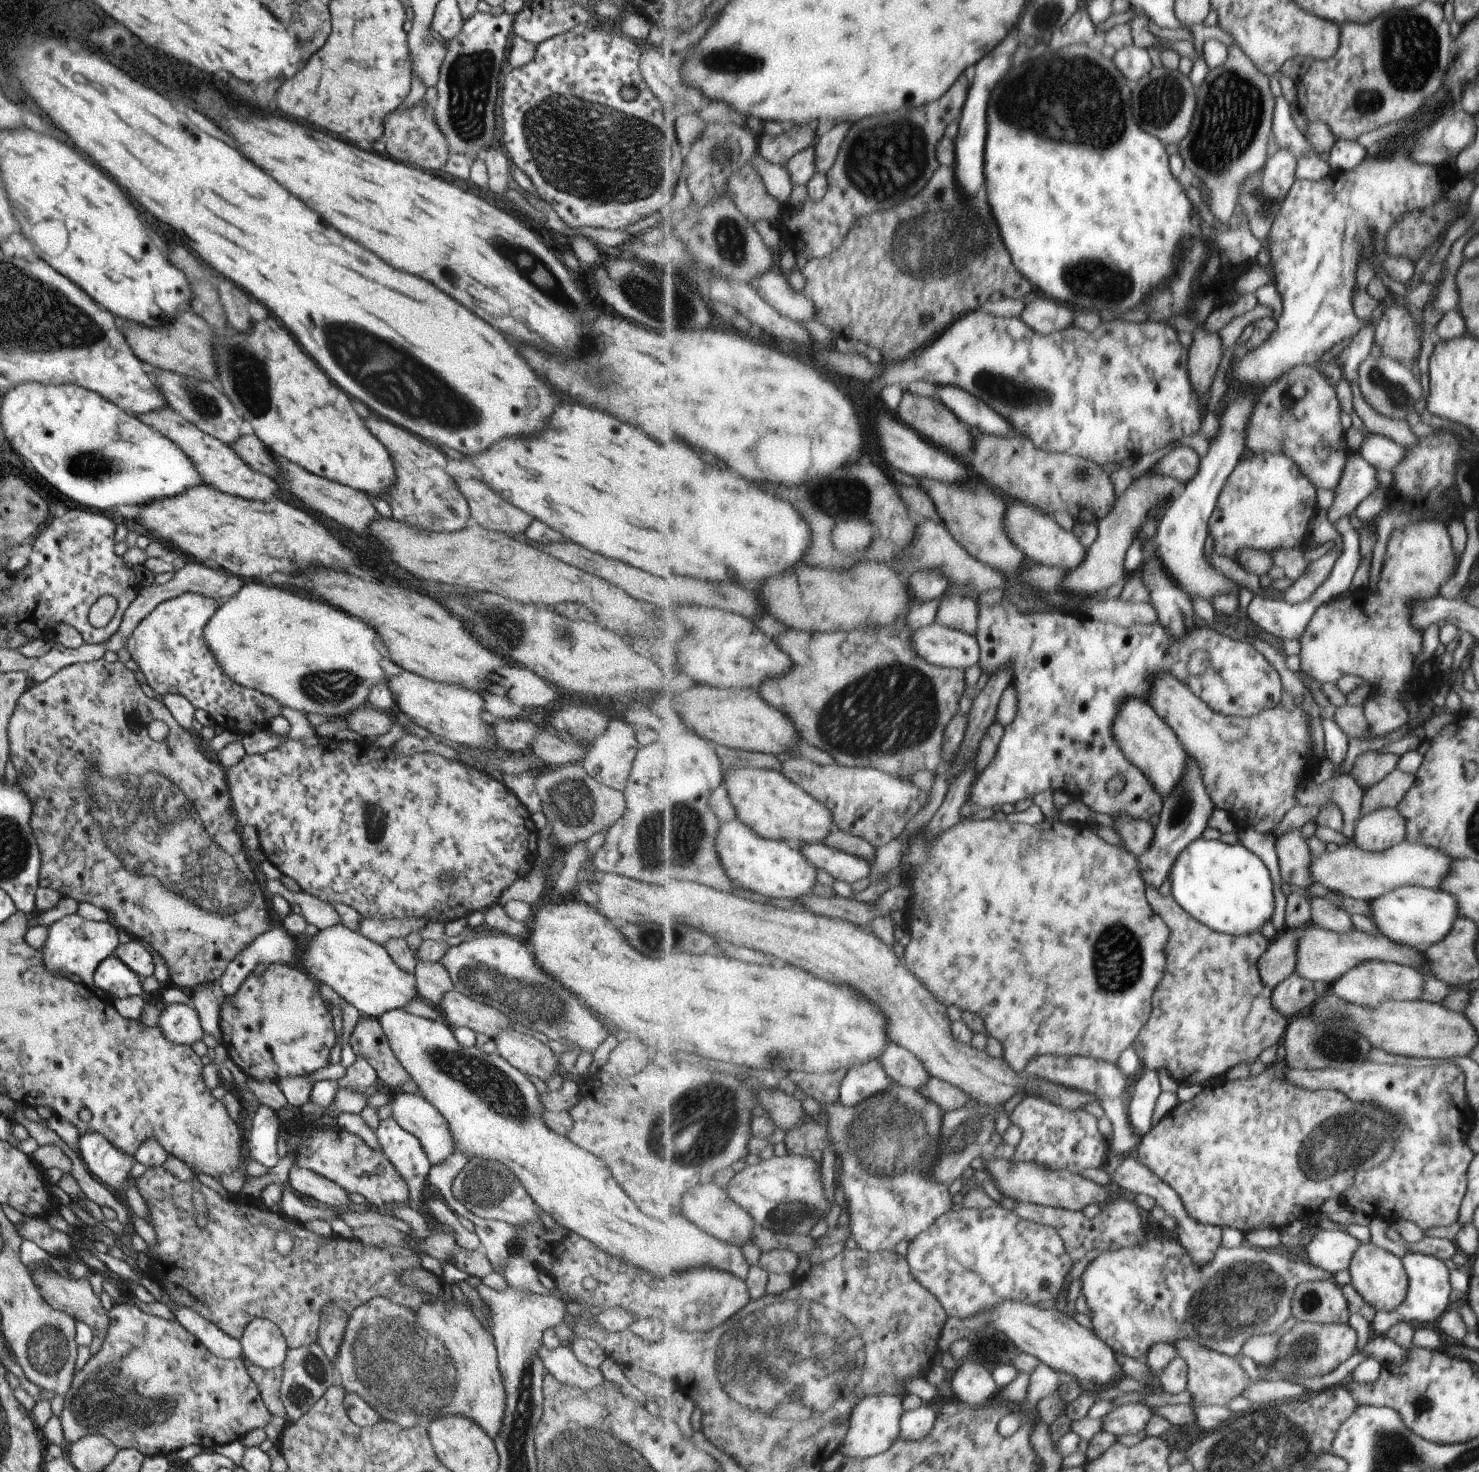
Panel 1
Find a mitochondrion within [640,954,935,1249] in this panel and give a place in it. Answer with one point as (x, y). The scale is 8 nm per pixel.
(720, 1102)

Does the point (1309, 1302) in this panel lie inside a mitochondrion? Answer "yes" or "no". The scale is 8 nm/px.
yes

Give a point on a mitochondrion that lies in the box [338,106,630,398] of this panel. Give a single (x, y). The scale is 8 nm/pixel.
(517, 255)

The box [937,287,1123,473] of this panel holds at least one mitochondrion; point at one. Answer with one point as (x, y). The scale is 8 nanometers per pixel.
(1022, 396)

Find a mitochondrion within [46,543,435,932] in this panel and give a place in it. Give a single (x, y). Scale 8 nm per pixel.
(142, 818)

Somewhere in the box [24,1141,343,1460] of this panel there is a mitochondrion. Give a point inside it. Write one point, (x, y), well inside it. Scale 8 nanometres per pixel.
(112, 1398)

